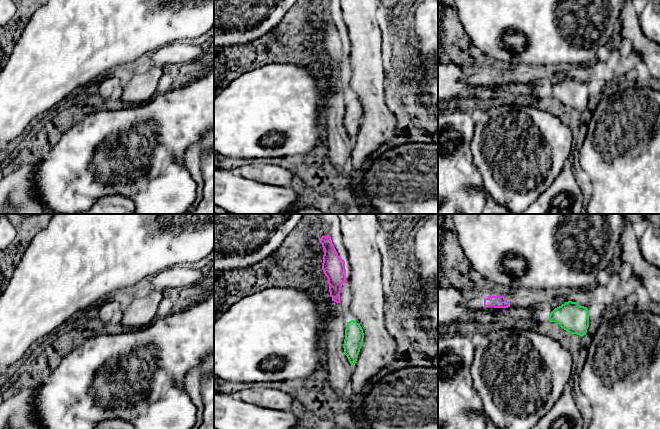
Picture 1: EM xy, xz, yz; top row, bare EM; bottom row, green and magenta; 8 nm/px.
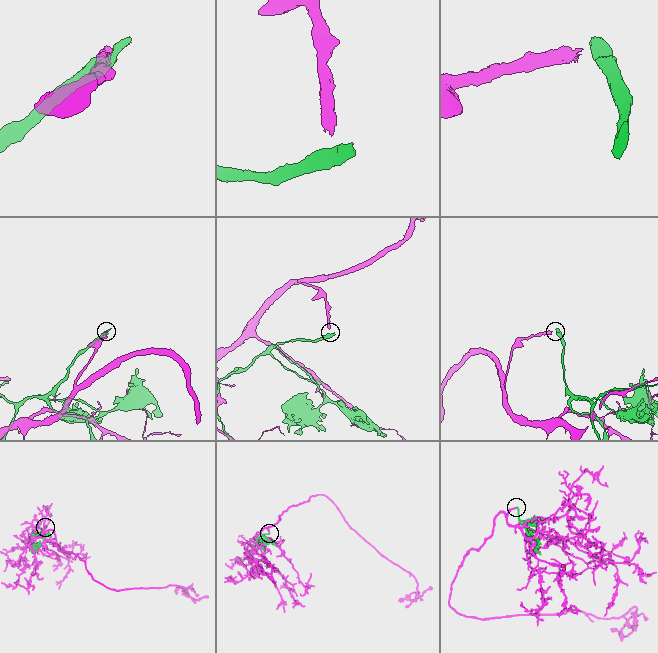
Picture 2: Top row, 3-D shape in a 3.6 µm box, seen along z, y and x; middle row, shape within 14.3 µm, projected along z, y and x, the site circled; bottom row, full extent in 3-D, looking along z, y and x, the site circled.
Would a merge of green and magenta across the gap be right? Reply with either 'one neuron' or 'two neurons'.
two neurons

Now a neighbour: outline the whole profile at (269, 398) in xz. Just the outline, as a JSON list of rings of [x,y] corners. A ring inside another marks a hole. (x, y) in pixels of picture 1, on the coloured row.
[[[245,389],[235,395],[246,403],[252,403],[259,407],[291,411],[295,400],[290,394],[278,389]]]

